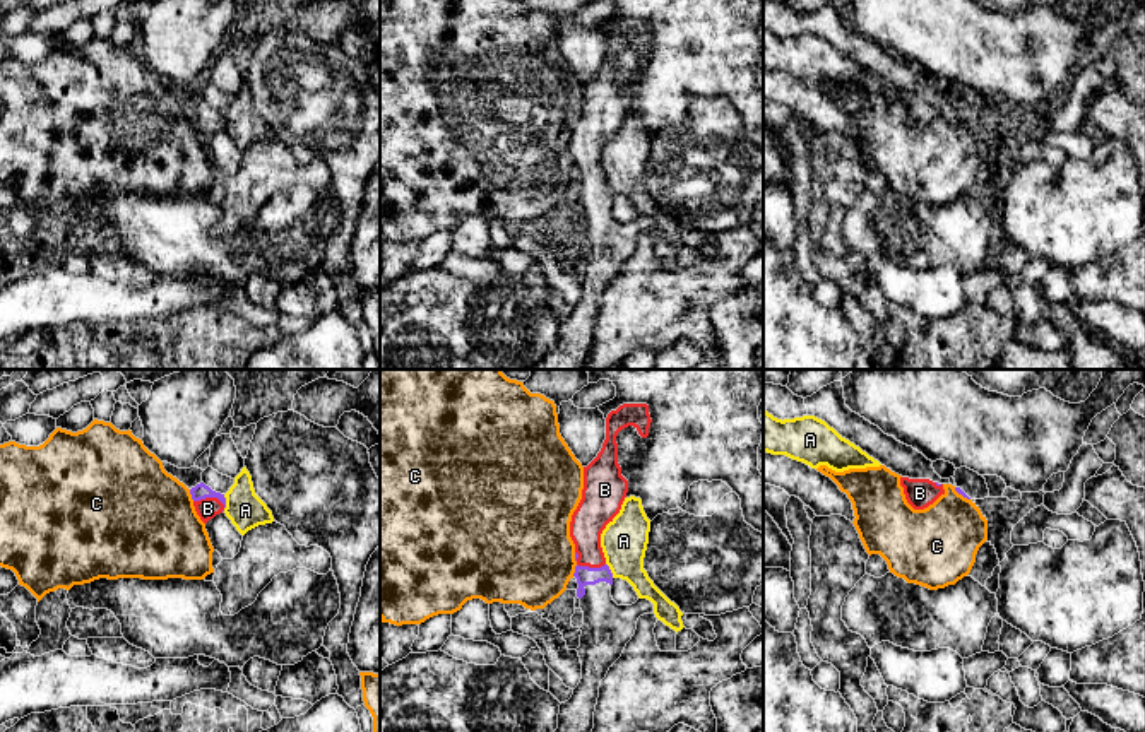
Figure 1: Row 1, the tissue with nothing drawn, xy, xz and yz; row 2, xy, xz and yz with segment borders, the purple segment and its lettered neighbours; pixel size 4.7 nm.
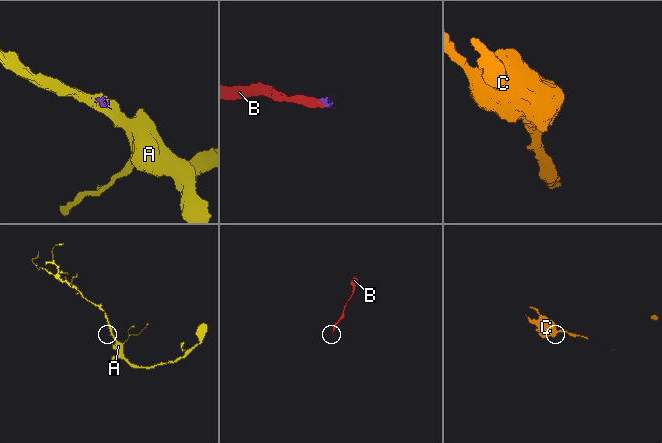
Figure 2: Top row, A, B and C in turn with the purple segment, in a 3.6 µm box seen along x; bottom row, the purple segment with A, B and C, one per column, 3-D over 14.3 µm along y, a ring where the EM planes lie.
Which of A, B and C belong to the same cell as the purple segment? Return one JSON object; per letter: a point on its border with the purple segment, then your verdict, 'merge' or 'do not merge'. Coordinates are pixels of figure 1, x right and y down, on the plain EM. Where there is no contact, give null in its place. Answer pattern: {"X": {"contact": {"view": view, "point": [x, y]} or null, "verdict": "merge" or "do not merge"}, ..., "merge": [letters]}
{"A": {"contact": {"view": "xy", "point": [225, 120]}, "verdict": "do not merge"}, "B": {"contact": {"view": "xy", "point": [209, 113]}, "verdict": "merge"}, "C": {"contact": {"view": "xy", "point": [190, 110]}, "verdict": "do not merge"}, "merge": ["B"]}

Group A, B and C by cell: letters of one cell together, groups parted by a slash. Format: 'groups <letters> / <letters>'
groups A / B / C

